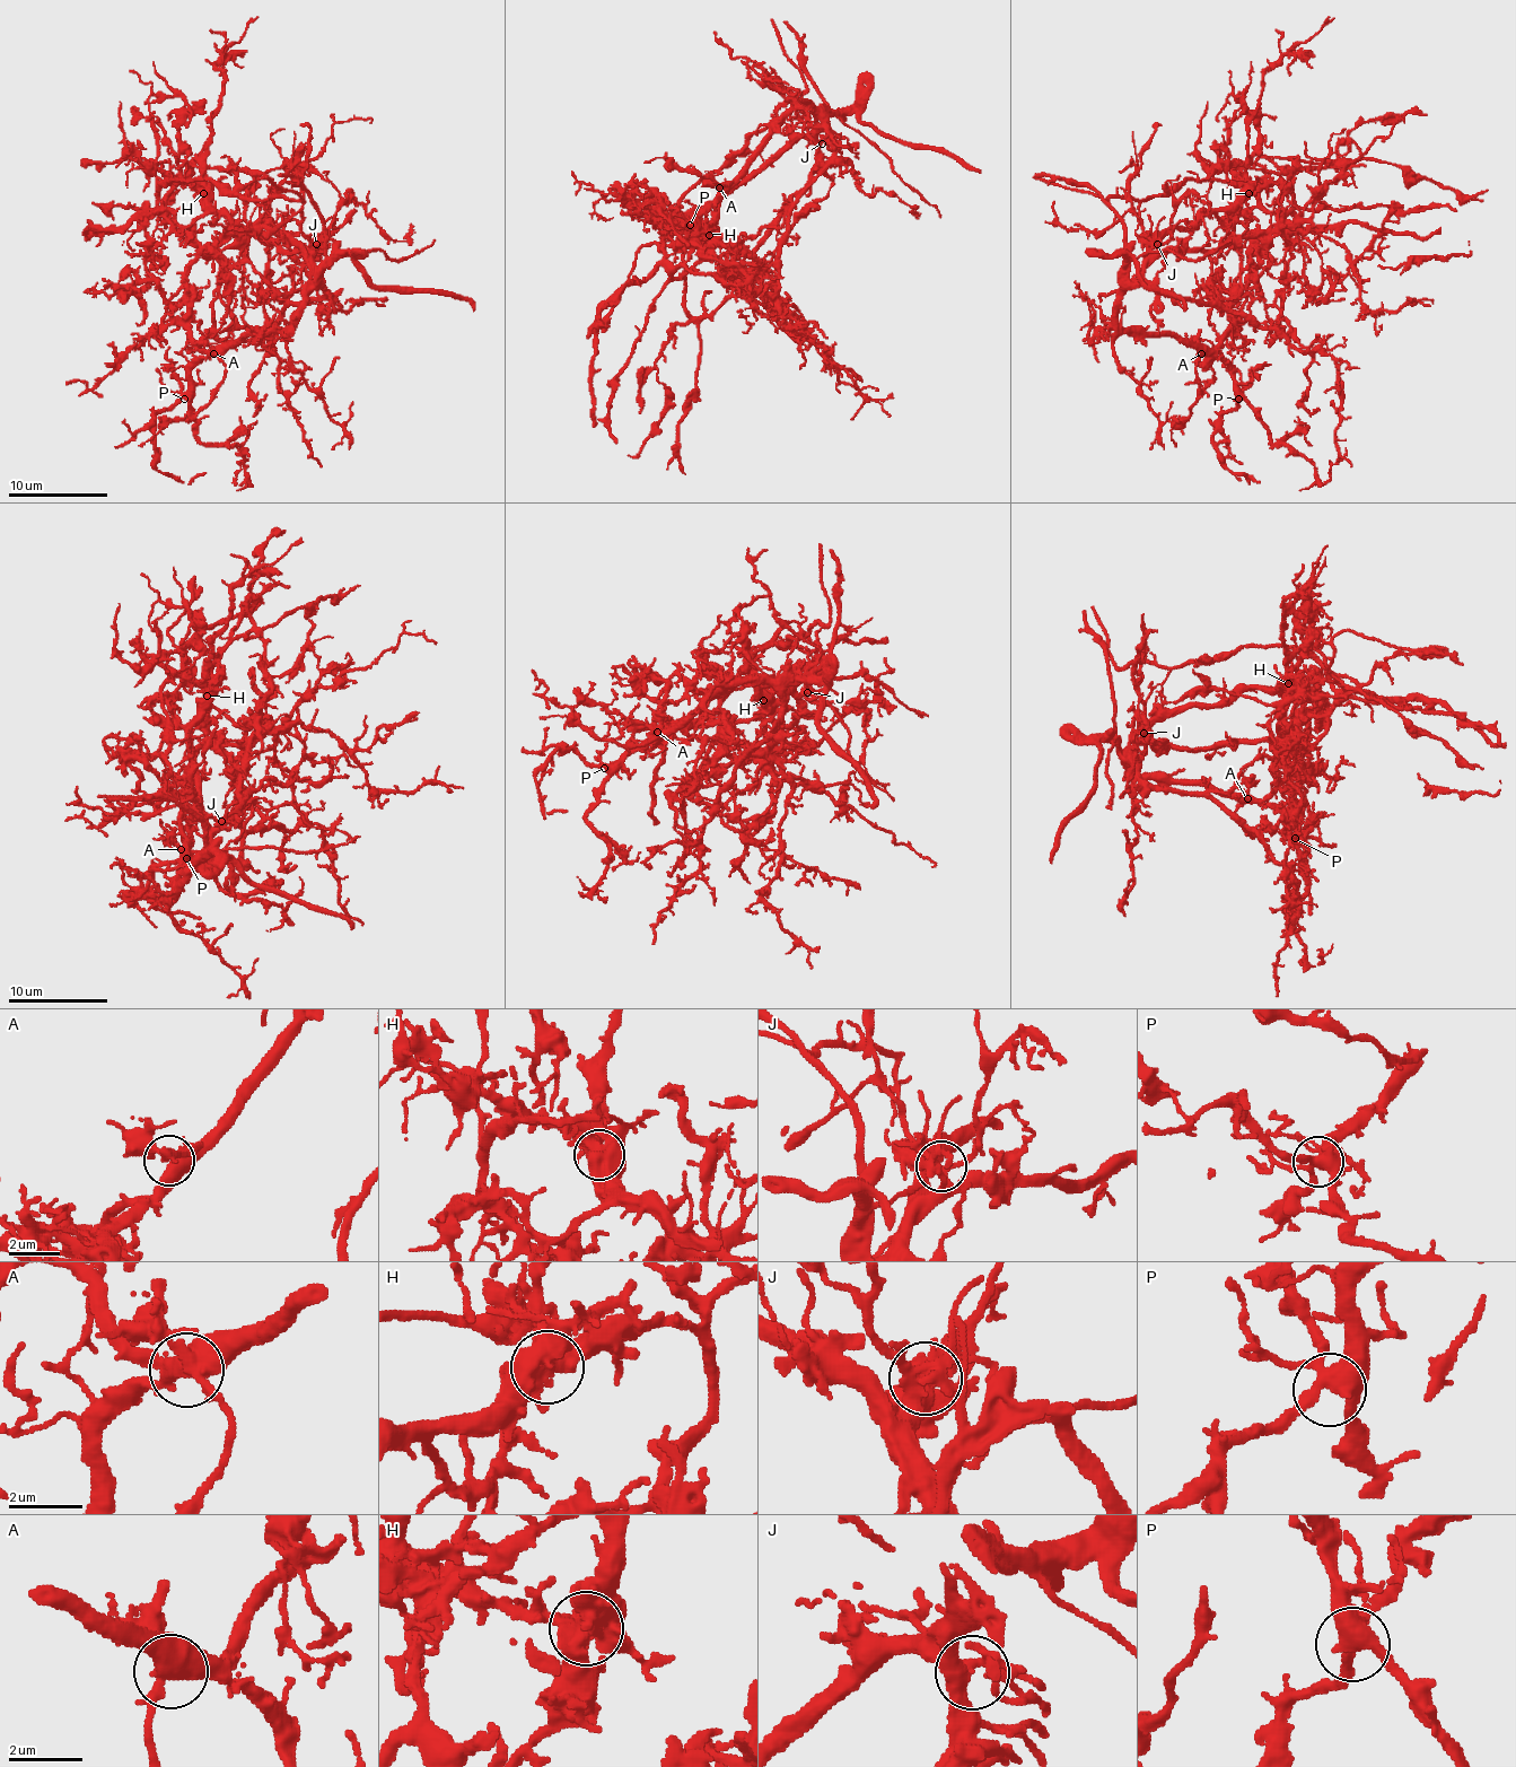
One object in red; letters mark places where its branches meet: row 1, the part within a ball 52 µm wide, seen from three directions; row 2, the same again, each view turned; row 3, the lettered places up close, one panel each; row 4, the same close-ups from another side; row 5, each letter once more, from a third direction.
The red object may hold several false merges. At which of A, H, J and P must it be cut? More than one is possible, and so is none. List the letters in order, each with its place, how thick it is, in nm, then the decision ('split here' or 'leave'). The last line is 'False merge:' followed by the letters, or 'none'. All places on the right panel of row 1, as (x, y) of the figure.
A: at (1201, 353); 440 nm thick; leave
H: at (1249, 193); 600 nm thick; split here
J: at (1157, 244); 300 nm thick; leave
P: at (1238, 399); 460 nm thick; leave
False merge: H

